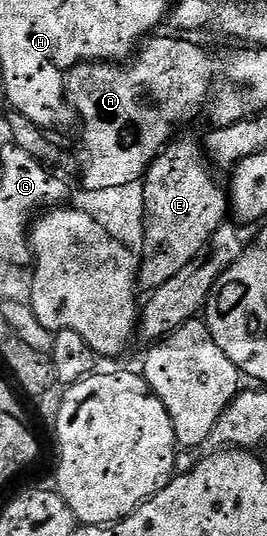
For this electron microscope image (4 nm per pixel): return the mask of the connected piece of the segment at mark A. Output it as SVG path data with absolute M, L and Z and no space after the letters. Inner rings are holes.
M150 37L138 51L137 60L126 64L112 62L91 62L75 65L65 78L65 101L70 111L75 110L81 120L81 142L85 152L81 156L82 189L103 190L115 189L144 179L154 159L160 157L176 137L177 128L191 123L199 114L214 85L201 82L202 45L191 43L187 38ZM143 97L153 98L141 102Z

